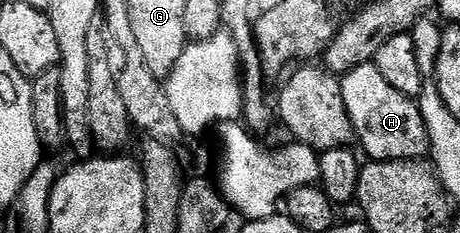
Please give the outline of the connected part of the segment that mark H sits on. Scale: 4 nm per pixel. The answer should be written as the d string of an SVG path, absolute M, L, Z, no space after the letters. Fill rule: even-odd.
M373 64L353 68L353 72L342 75L343 95L345 96L345 108L349 112L349 120L355 129L358 145L363 145L362 153L372 162L410 162L419 160L428 153L427 125L419 111L416 99L407 98L397 88L392 88L386 82L385 76L377 72Z

